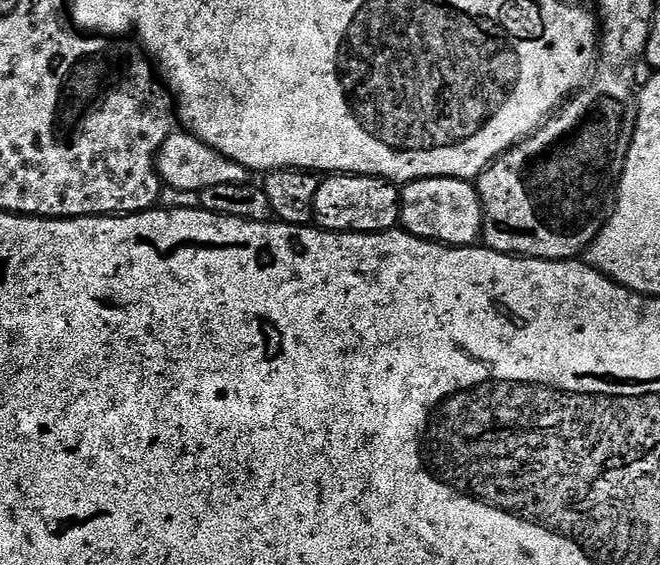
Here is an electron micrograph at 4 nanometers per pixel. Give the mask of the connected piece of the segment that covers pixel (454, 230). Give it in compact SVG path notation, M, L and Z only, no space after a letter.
M432 176L429 180L413 180L405 183L400 193L400 219L403 231L423 240L433 240L436 244L447 244L450 248L466 248L475 245L481 239L484 231L484 207L480 201L480 193L477 192L475 183L466 180L456 180L453 176Z

